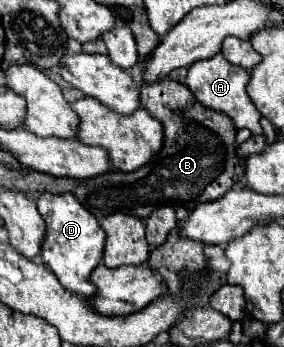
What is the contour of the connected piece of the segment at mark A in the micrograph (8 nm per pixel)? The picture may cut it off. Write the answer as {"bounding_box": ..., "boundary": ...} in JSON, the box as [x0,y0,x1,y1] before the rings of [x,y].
{"bounding_box":[186,53,262,135],"boundary":[[[222,53],[210,57],[210,59],[204,59],[204,61],[196,61],[190,69],[188,69],[188,77],[186,77],[186,85],[188,89],[194,93],[194,97],[214,109],[214,111],[222,111],[222,113],[228,113],[228,117],[232,119],[234,127],[236,129],[250,129],[252,135],[262,135],[262,127],[260,127],[260,113],[258,109],[250,103],[250,97],[246,93],[246,85],[250,81],[250,71],[238,67],[238,65],[232,65],[224,59]]]}

